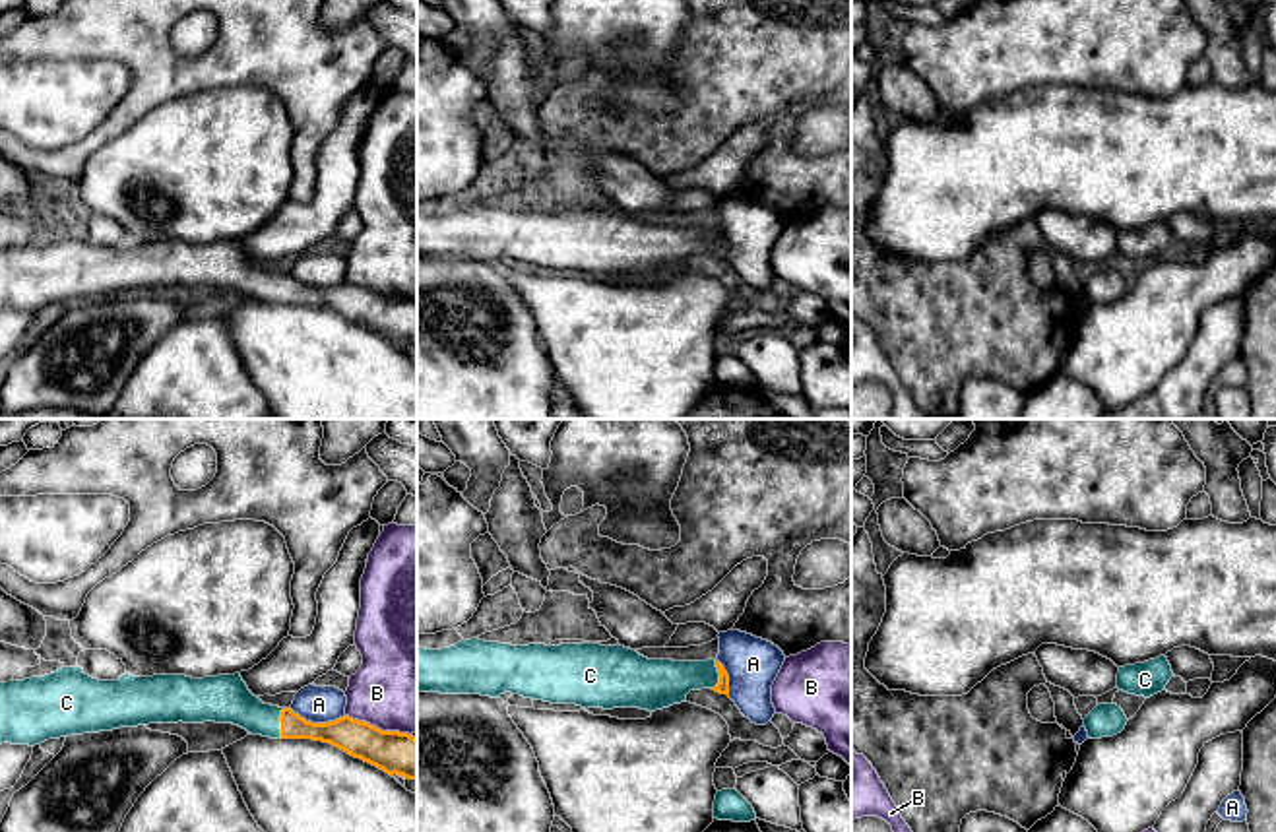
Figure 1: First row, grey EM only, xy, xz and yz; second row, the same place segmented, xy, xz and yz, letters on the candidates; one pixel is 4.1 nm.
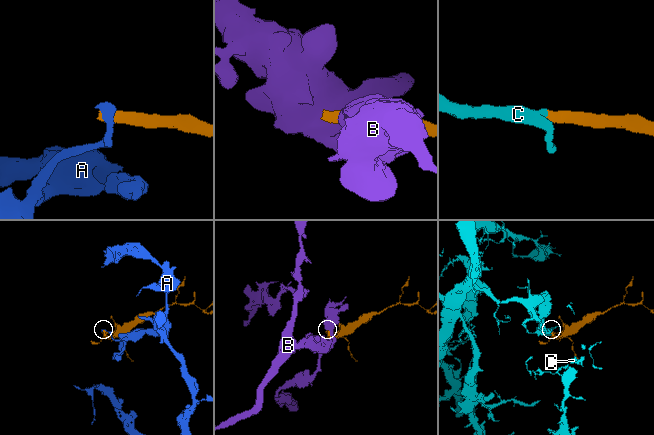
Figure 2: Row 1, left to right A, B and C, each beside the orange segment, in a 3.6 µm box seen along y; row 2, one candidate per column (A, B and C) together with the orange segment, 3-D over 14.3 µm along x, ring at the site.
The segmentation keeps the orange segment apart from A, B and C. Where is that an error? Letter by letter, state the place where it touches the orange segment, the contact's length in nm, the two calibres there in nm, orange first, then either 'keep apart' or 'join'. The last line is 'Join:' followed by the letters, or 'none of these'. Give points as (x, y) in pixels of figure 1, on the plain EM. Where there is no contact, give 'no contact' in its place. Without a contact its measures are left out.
A: xy (317, 289) | 240 nm | 150/160 nm | keep apart
B: xy (377, 293) | 280 nm | 180/440 nm | keep apart
C: xy (282, 289) | 130 nm | 120/190 nm | join
Join: C

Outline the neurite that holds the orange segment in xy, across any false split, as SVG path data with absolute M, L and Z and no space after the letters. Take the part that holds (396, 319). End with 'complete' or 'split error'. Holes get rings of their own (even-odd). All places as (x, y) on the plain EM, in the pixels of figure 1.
M81 233L0 248L0 310L41 310L48 304L149 289L233 289L270 304L330 308L386 339L417 345L417 304L382 297L343 281L312 289L291 273L264 270L240 239L192 244L186 240L99 246Z; split error

